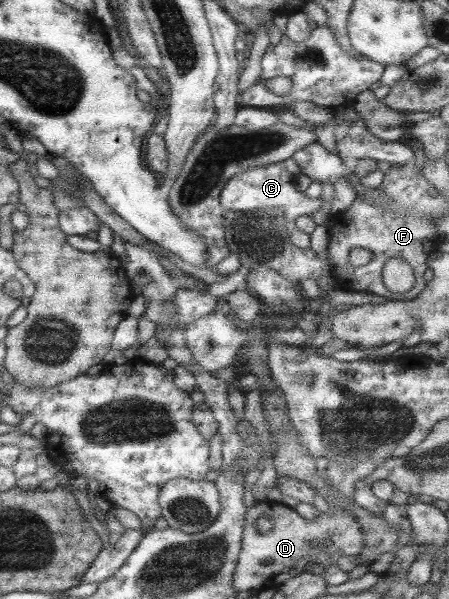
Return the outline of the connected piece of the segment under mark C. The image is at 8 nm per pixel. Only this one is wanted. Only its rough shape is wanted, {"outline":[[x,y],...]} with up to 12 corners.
{"outline":[[281,163],[242,170],[219,194],[224,211],[262,209],[300,250],[295,220],[322,206]]}

